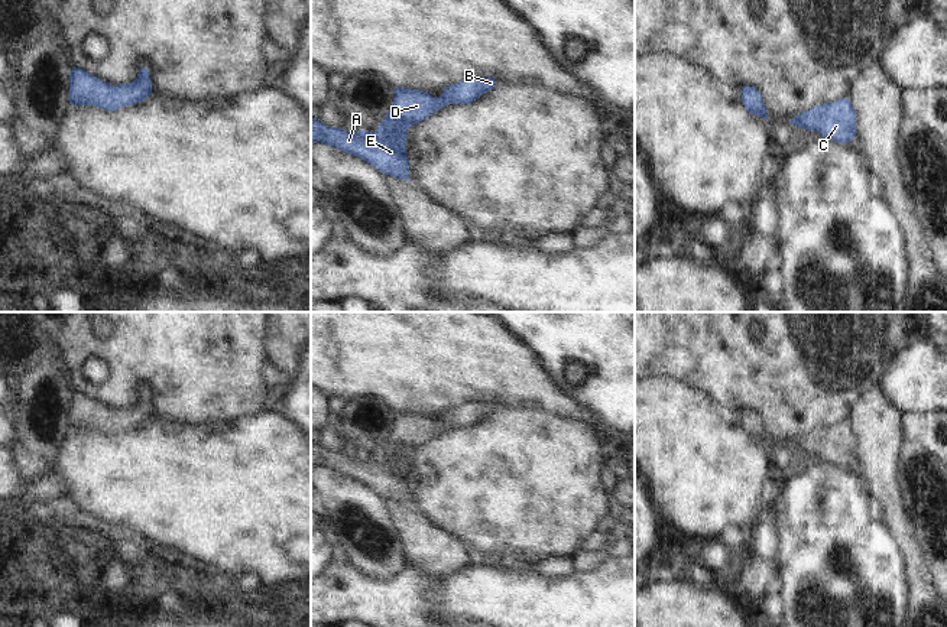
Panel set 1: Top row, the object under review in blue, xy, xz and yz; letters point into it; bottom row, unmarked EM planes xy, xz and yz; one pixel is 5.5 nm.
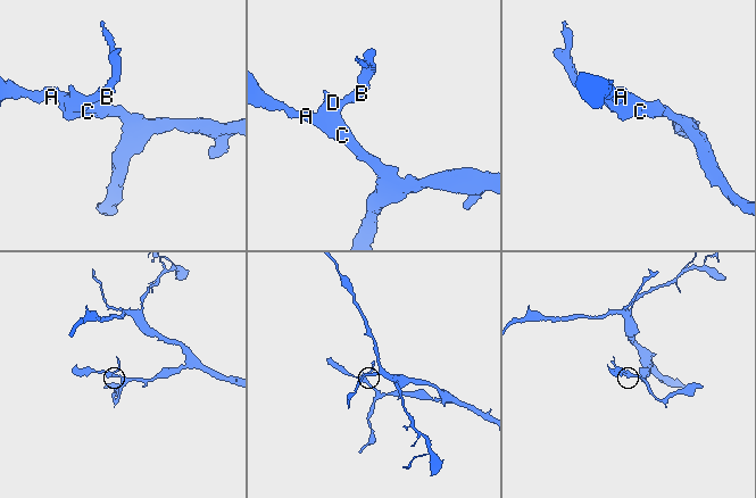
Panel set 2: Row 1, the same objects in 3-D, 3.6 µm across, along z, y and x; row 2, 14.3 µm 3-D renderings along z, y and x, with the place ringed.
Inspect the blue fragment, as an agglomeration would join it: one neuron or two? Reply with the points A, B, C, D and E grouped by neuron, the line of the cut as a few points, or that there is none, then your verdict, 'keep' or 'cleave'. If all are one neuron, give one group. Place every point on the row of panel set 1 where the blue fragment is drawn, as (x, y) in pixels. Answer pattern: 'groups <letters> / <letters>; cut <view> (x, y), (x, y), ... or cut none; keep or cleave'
groups A B C D E; cut none; keep

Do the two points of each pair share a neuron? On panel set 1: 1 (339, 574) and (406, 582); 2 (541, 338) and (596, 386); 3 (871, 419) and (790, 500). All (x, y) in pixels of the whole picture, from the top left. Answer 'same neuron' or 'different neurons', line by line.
1: same neuron
2: same neuron
3: different neurons

